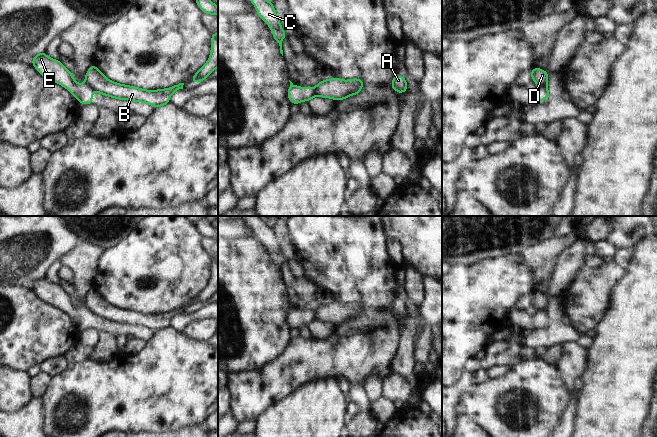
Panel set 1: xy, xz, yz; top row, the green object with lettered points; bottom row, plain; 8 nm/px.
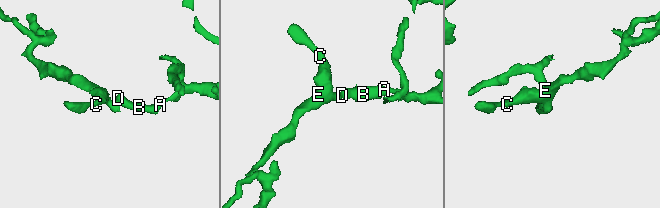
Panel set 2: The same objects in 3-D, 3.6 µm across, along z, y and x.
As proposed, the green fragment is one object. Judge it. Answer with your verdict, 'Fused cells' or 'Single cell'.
Fused cells.

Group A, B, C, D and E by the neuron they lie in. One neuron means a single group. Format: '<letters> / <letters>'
A B D / C E

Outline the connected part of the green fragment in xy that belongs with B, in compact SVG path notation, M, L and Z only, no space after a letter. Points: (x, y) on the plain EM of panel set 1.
M92 289L85 298L85 308L100 318L120 324L144 326L156 332L168 328L171 319L176 314L183 313L184 309L179 307L167 313L143 314L108 304L95 289Z

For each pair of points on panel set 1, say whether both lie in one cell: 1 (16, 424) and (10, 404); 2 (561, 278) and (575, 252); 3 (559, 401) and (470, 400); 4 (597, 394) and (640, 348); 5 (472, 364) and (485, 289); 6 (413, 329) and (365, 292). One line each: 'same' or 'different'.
1: different
2: same
3: same
4: same
5: different
6: different

